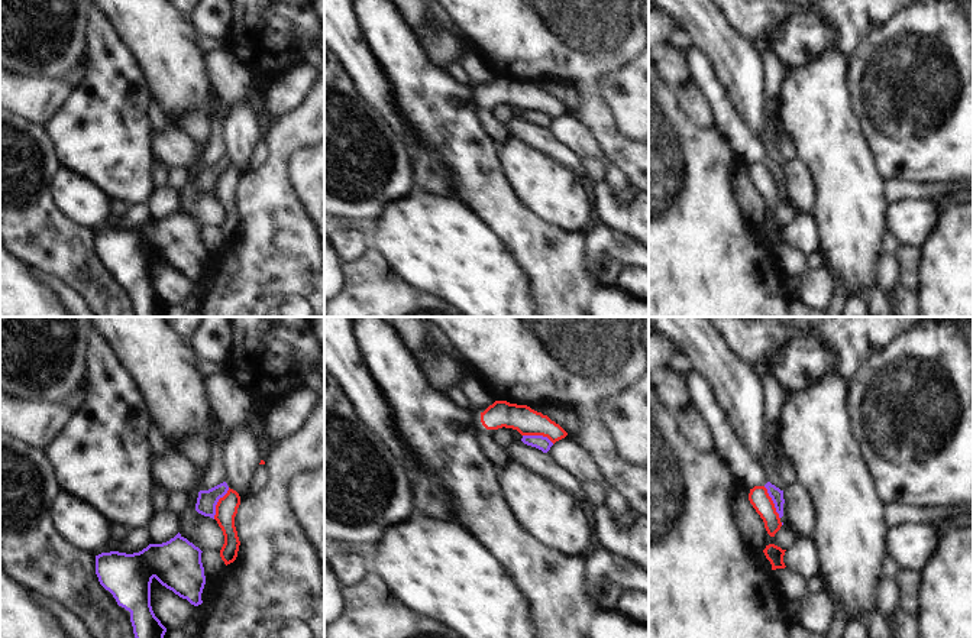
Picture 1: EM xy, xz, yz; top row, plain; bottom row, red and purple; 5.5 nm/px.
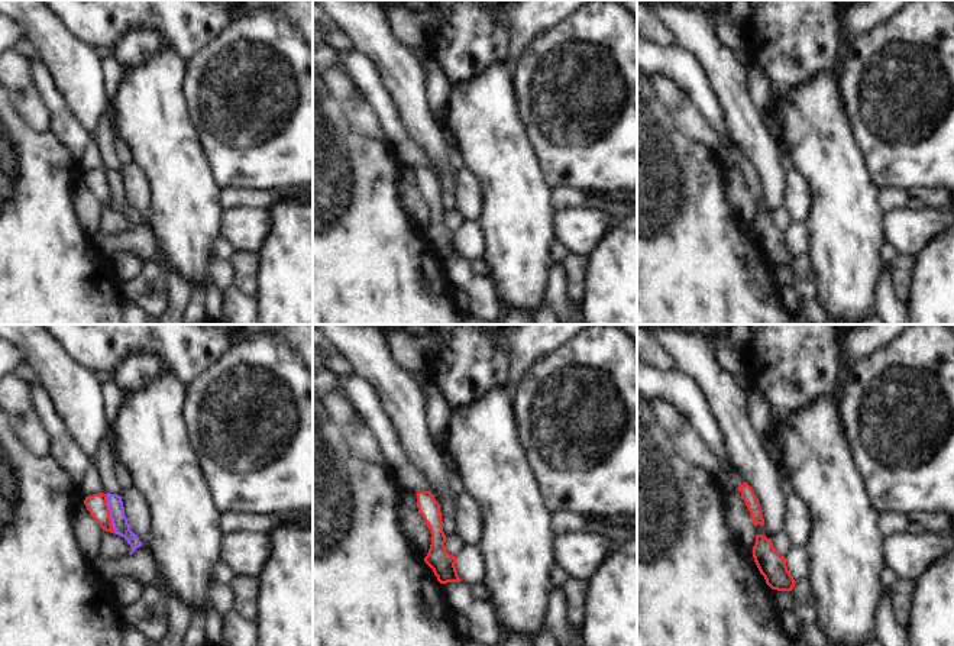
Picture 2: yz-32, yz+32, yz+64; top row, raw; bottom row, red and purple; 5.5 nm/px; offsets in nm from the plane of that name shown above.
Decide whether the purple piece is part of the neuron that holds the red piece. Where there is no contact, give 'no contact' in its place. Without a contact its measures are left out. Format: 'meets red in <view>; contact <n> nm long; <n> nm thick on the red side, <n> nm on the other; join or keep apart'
meets red in xy; contact 200 nm long; 120 nm thick on the red side, 110 nm on the other; keep apart

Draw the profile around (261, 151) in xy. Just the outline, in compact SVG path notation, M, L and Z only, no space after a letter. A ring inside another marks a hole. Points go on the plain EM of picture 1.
M259 140L249 156L249 171L259 168L269 155L269 146L265 140Z

